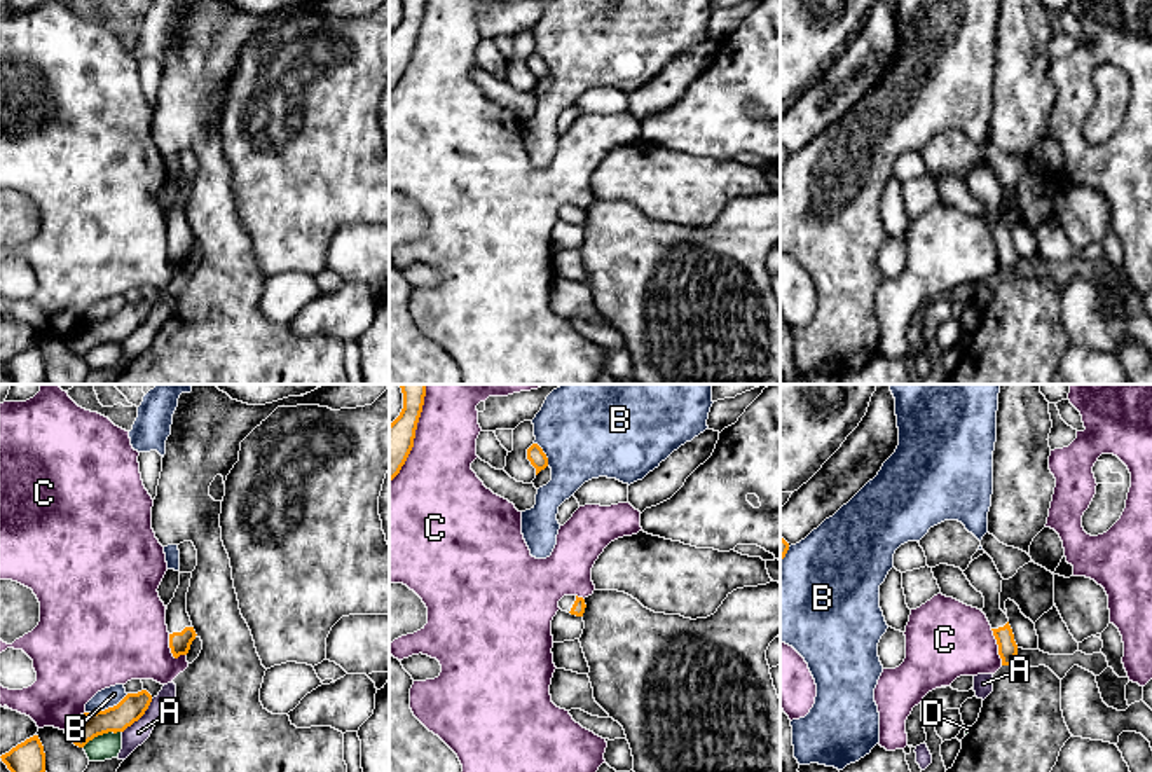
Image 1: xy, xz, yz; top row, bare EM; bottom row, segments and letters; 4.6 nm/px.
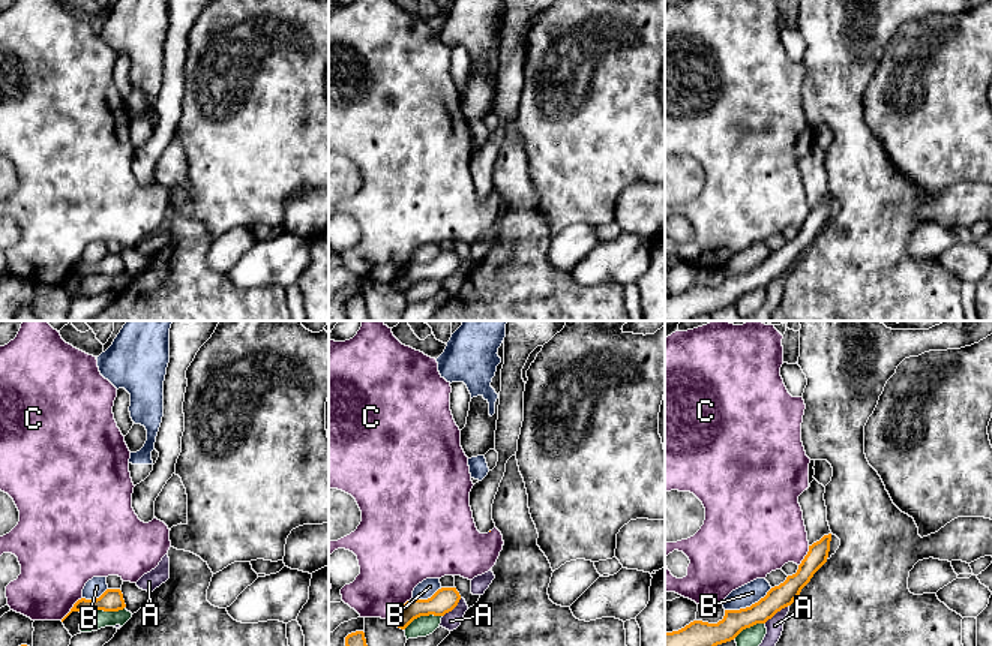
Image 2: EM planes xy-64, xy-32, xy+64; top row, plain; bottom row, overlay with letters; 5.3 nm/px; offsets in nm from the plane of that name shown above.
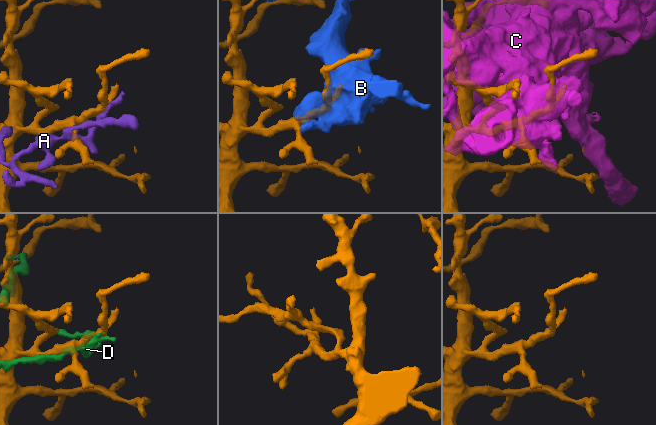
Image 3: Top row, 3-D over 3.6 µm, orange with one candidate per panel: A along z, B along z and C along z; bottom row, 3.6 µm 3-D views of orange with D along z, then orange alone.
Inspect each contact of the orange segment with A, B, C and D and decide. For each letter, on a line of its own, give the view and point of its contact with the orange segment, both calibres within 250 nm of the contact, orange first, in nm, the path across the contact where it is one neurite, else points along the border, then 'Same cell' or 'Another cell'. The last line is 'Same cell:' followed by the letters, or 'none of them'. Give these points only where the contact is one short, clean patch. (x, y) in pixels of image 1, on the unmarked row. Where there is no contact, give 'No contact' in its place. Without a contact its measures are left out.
A: Touches orange at xy (140, 325). Thickness 120 nm (orange) against 100 nm. Another cell
B: Touches orange at xy (109, 317). Thickness 120 nm (orange) against 90 nm. Another cell
C: Touches orange at yz (999, 255). Thickness 90 nm (orange) against 360 nm. Another cell
D: Touches orange at xy (102, 343). Thickness 120 nm (orange) against 120 nm. Another cell
Same cell: none of them

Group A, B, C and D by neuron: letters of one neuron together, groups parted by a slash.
A / B / C / D

